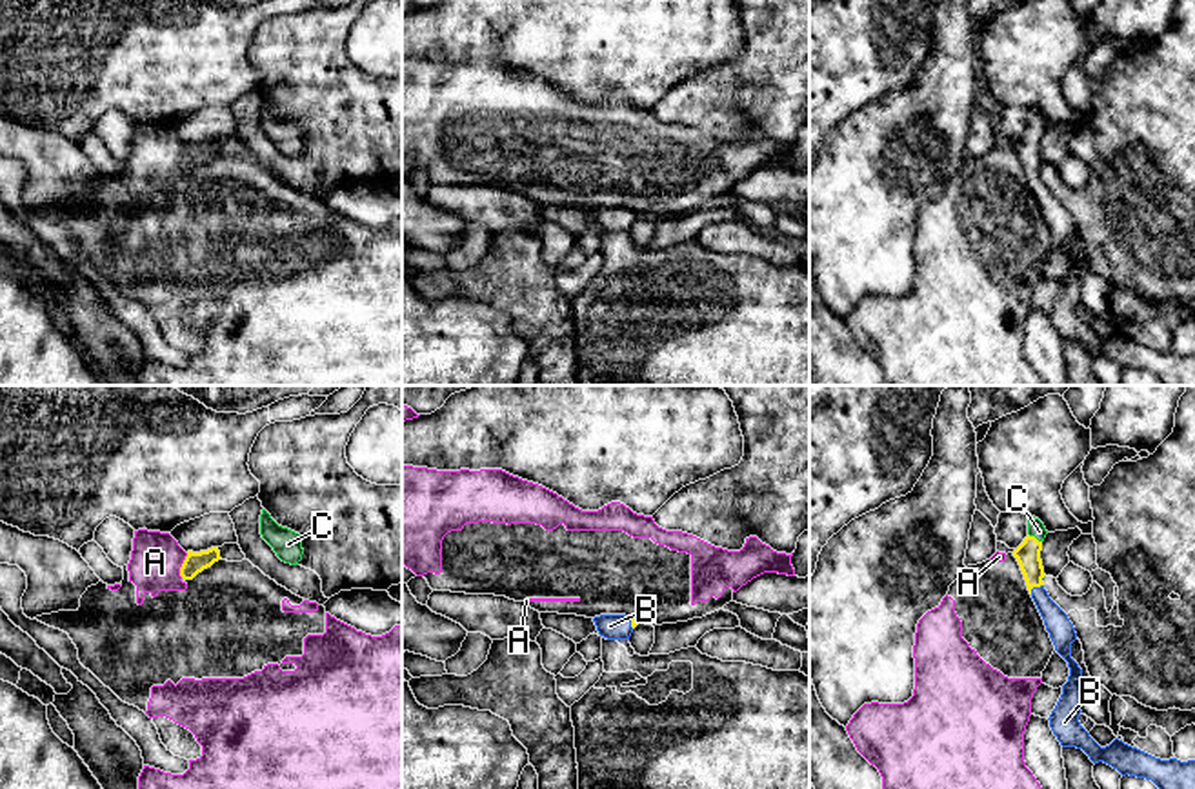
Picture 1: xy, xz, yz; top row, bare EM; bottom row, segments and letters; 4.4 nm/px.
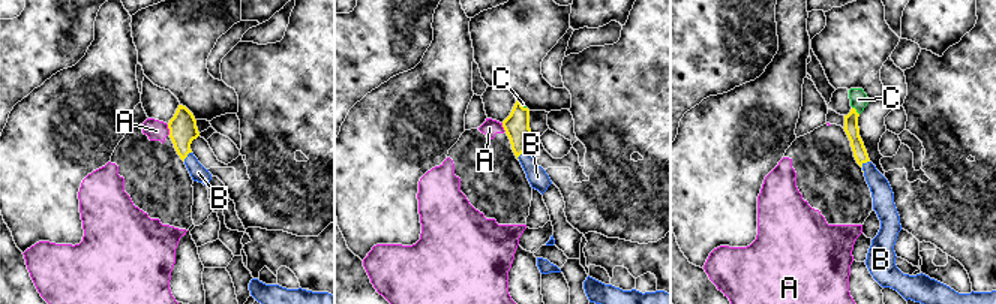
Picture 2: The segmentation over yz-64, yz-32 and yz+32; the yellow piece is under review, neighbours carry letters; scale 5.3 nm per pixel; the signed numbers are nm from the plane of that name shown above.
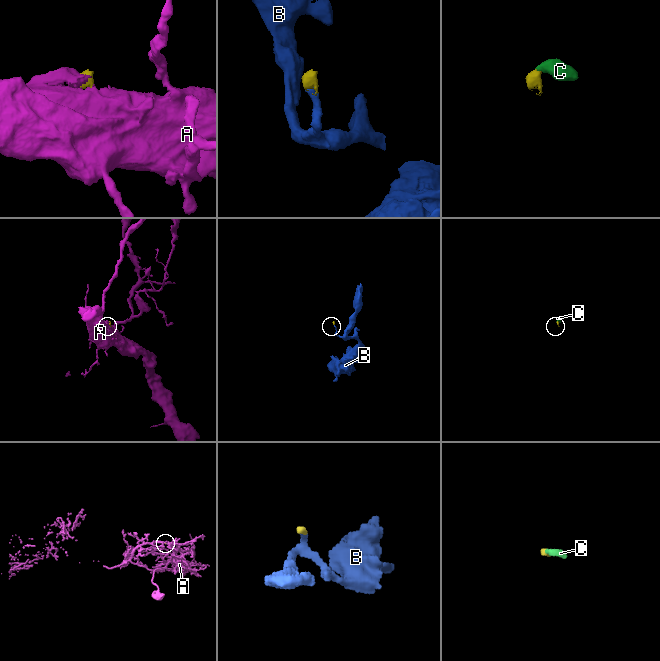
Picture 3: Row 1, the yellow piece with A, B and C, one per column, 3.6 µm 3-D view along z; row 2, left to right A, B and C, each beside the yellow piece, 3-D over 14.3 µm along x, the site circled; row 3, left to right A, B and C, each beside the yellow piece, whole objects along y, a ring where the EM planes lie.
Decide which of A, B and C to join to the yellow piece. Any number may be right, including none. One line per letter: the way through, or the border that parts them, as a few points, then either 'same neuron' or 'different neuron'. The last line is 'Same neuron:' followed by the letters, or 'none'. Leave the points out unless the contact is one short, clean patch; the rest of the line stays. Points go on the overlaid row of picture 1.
A: border xy (188, 553), (180, 577); different neuron
B: way yz (1028, 553), (1035, 586), (1057, 624); same neuron
C: way yz (1028, 553), (1034, 537), (1035, 528); same neuron
Same neuron: B, C

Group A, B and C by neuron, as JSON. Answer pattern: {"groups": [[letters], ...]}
{"groups": [["A"], ["B", "C"]]}

